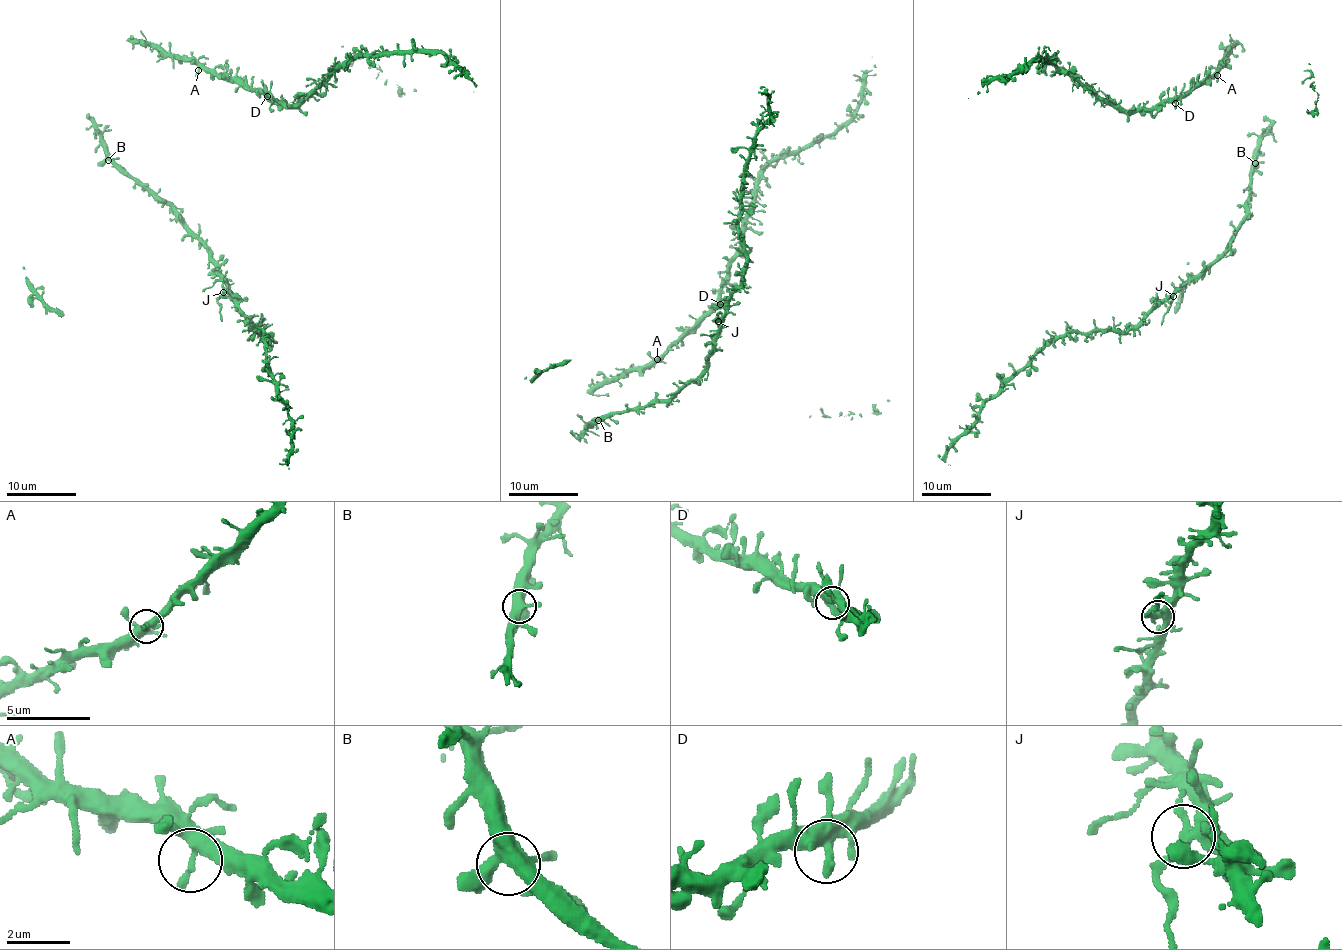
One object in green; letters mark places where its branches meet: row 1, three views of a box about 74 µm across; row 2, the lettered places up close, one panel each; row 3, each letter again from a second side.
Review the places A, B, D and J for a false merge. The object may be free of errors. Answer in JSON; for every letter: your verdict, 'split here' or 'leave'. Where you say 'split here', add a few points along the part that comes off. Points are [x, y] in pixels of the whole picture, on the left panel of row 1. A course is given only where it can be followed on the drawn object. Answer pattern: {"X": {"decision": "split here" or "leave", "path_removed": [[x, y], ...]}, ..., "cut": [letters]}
{"A": {"decision": "leave"}, "B": {"decision": "leave"}, "D": {"decision": "leave"}, "J": {"decision": "split here", "path_removed": [[223, 292], [217, 301], [222, 320]]}, "cut": ["J"]}

